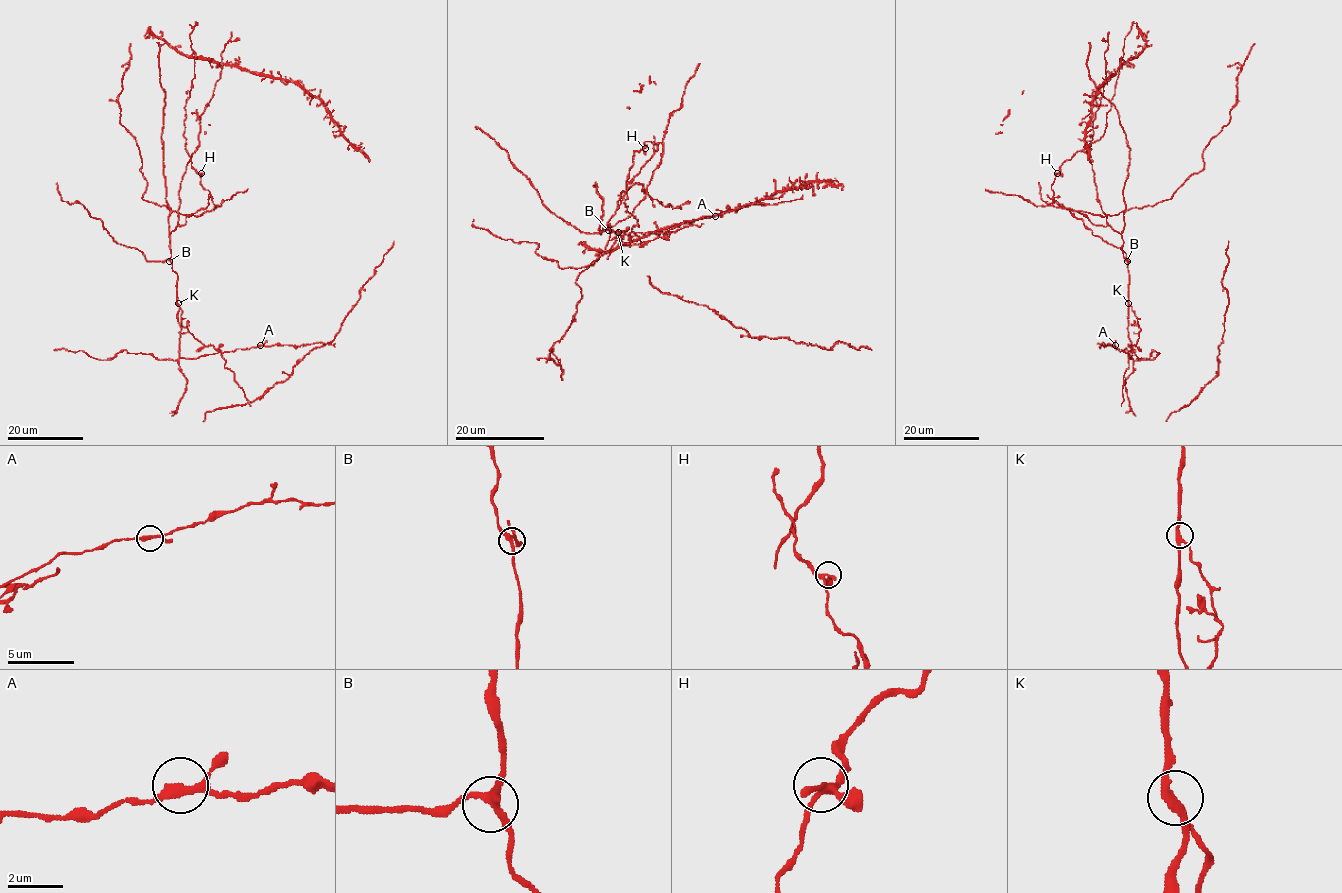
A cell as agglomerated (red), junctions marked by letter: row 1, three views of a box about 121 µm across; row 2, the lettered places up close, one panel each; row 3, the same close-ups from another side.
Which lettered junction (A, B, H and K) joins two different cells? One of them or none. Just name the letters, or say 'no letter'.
K

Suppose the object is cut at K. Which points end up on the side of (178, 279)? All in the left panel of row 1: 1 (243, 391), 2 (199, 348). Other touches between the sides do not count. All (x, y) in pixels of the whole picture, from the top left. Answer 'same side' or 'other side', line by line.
1: other side
2: other side

